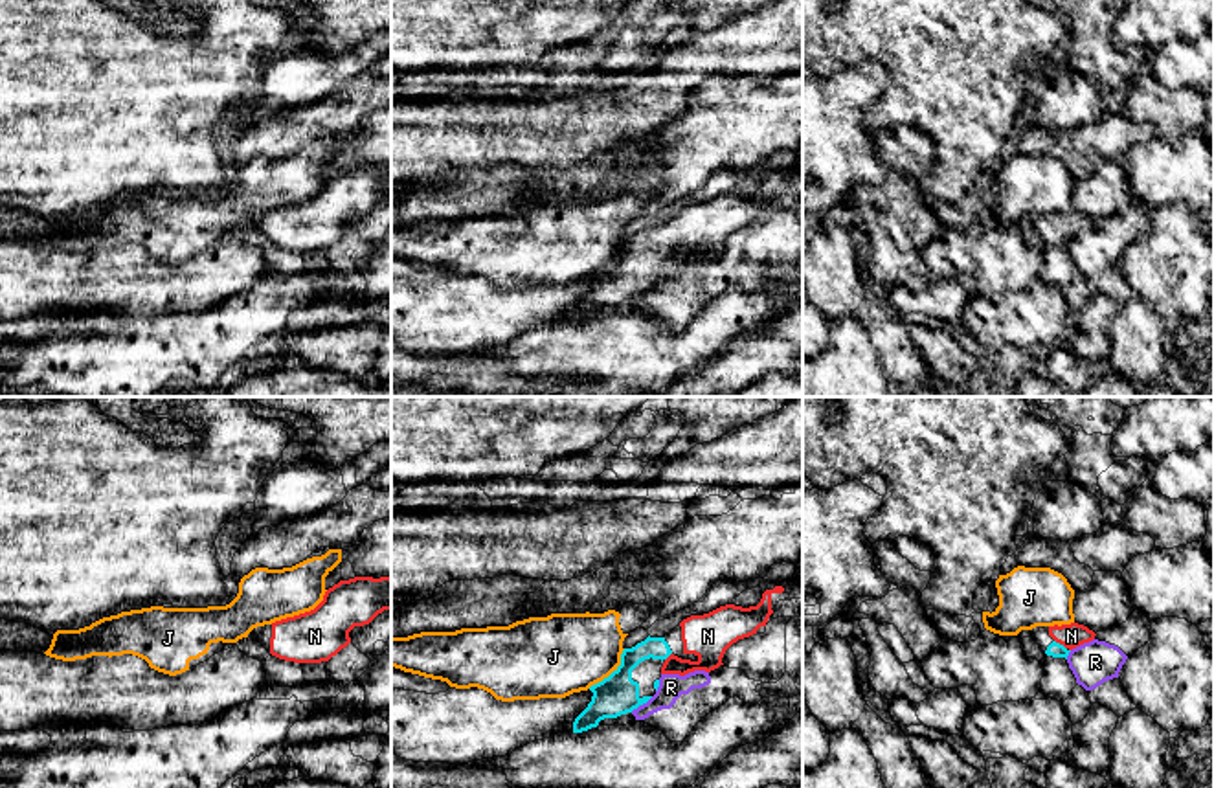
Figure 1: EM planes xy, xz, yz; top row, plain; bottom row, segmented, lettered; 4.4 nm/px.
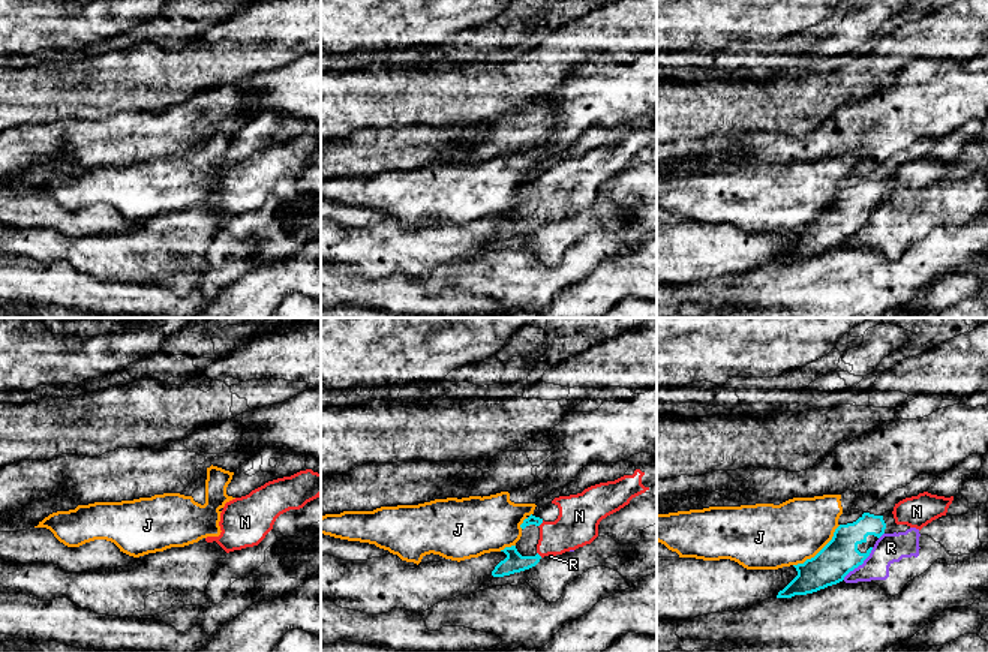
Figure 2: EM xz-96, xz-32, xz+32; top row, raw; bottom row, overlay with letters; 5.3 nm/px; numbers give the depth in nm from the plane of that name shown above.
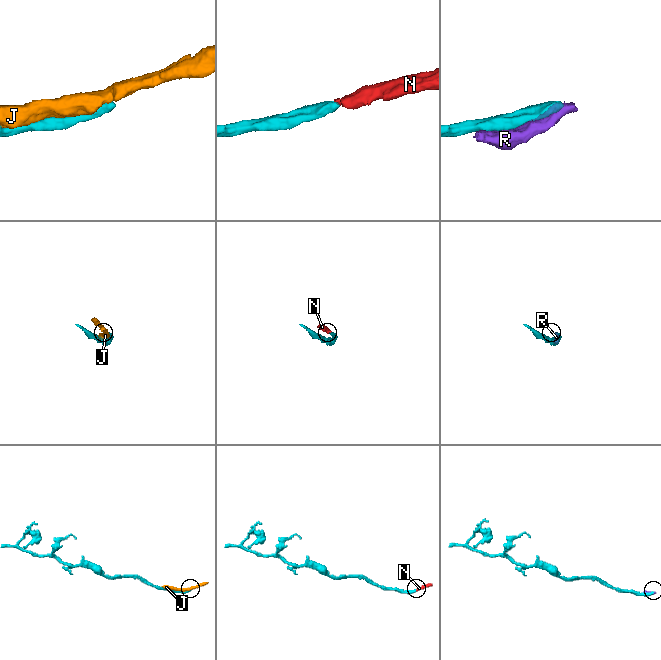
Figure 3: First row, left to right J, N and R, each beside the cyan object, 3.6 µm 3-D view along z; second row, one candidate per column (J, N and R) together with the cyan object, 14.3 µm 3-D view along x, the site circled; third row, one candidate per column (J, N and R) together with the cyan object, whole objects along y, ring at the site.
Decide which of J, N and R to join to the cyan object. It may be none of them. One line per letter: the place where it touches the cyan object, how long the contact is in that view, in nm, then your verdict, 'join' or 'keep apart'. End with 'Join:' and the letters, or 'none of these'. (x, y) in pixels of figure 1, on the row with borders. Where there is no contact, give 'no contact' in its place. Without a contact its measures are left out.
J: xz (612, 673) | 240 nm | keep apart
N: yz (1058, 643) | 70 nm | join
R: xz (641, 704) | 120 nm | keep apart
Join: N

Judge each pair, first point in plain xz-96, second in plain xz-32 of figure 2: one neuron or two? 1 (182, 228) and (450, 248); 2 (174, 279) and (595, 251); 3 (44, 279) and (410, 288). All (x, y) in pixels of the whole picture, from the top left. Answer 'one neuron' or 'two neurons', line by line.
1: one neuron
2: one neuron
3: one neuron

